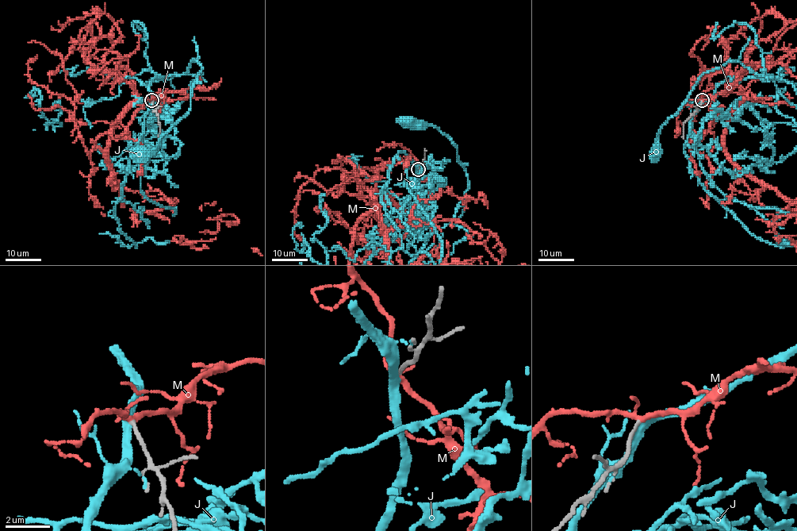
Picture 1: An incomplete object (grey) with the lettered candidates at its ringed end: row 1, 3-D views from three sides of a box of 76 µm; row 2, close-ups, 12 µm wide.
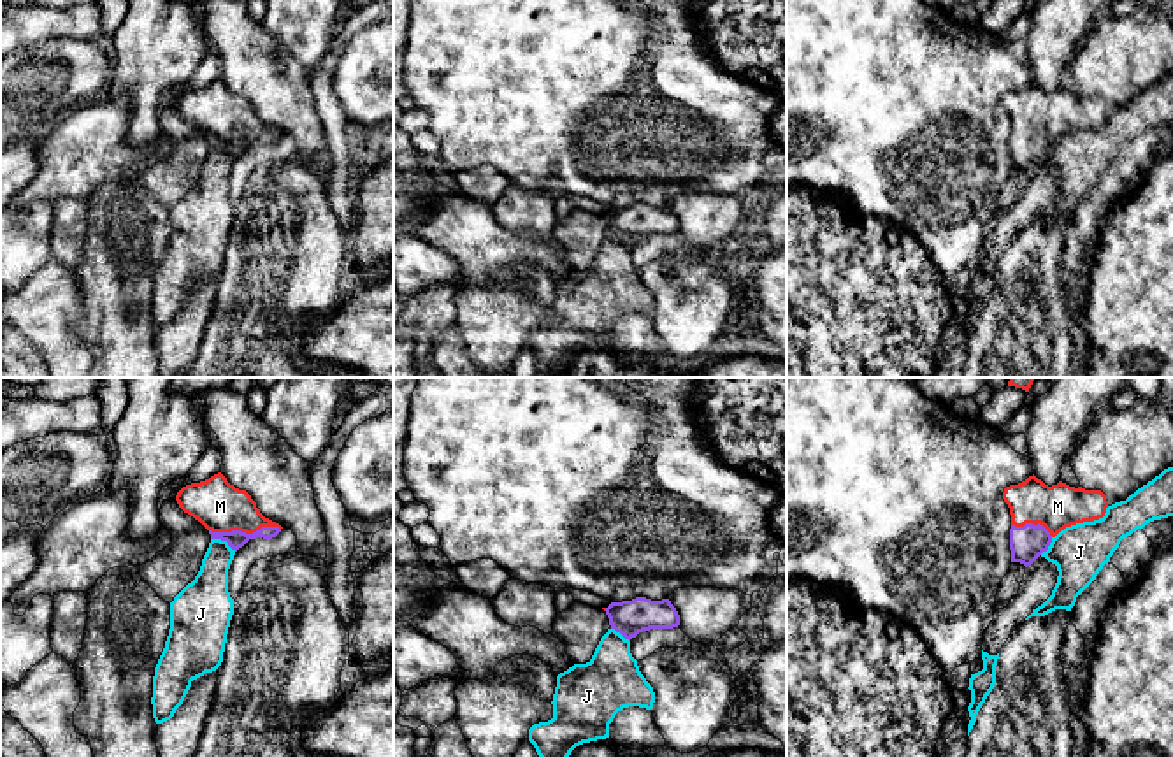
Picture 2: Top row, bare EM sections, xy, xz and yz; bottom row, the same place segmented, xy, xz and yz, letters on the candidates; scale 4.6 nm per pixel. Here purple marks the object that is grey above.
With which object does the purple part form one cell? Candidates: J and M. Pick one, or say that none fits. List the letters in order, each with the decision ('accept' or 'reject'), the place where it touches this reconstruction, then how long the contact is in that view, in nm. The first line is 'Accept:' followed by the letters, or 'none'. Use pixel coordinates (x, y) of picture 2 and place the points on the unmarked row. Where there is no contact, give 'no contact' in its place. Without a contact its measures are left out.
Accept: M
J: reject | xy (223, 146) | 130 nm
M: accept | xy (244, 139) | 320 nm

